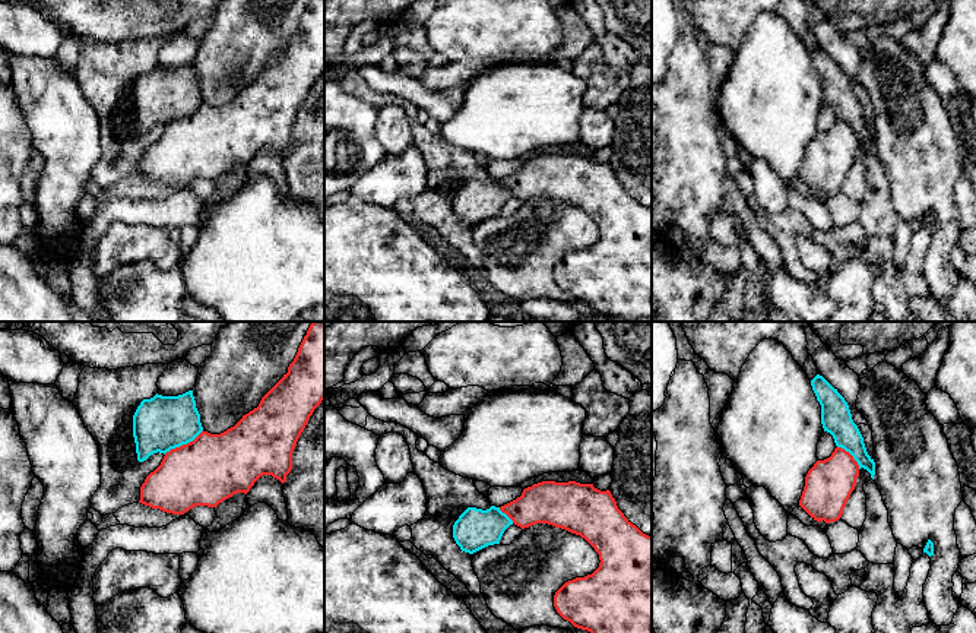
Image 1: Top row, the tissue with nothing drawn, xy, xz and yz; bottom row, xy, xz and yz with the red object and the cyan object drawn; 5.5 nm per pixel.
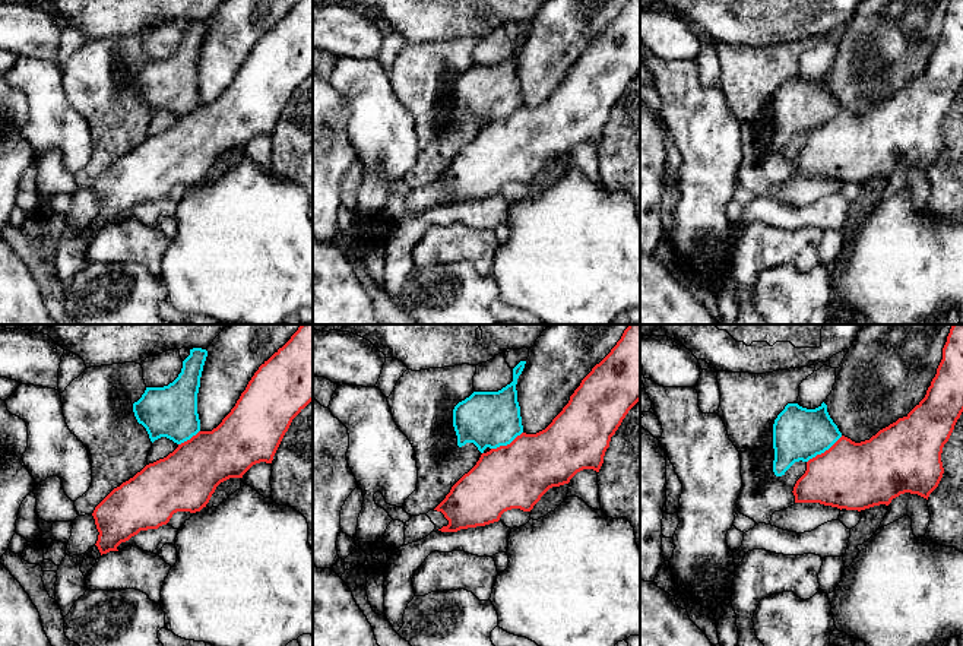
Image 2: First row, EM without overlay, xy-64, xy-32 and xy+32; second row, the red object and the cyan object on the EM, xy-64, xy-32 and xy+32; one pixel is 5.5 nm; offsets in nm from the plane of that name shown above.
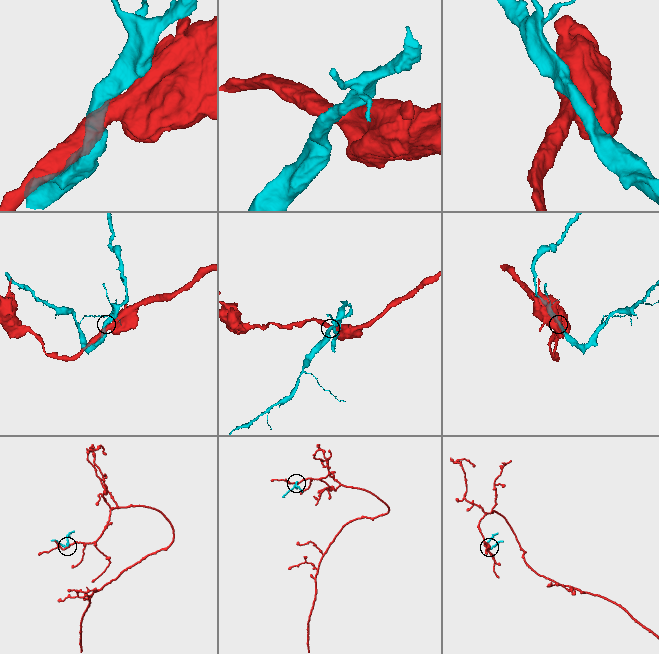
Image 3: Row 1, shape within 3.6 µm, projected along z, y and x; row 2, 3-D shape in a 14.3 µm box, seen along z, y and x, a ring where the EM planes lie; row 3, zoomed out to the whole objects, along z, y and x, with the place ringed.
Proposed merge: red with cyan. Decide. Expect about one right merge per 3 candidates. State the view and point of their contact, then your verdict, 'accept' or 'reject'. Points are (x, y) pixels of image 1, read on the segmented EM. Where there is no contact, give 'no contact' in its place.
xy (183, 445) | reject

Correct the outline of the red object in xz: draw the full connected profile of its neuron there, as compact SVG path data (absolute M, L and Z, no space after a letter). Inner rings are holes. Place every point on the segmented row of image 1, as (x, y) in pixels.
M542 481L523 490L516 500L500 507L522 529L548 523L584 538L599 554L599 567L584 577L565 582L554 595L557 613L574 627L590 633L652 633L652 537L643 534L618 509L611 491L576 481Z

